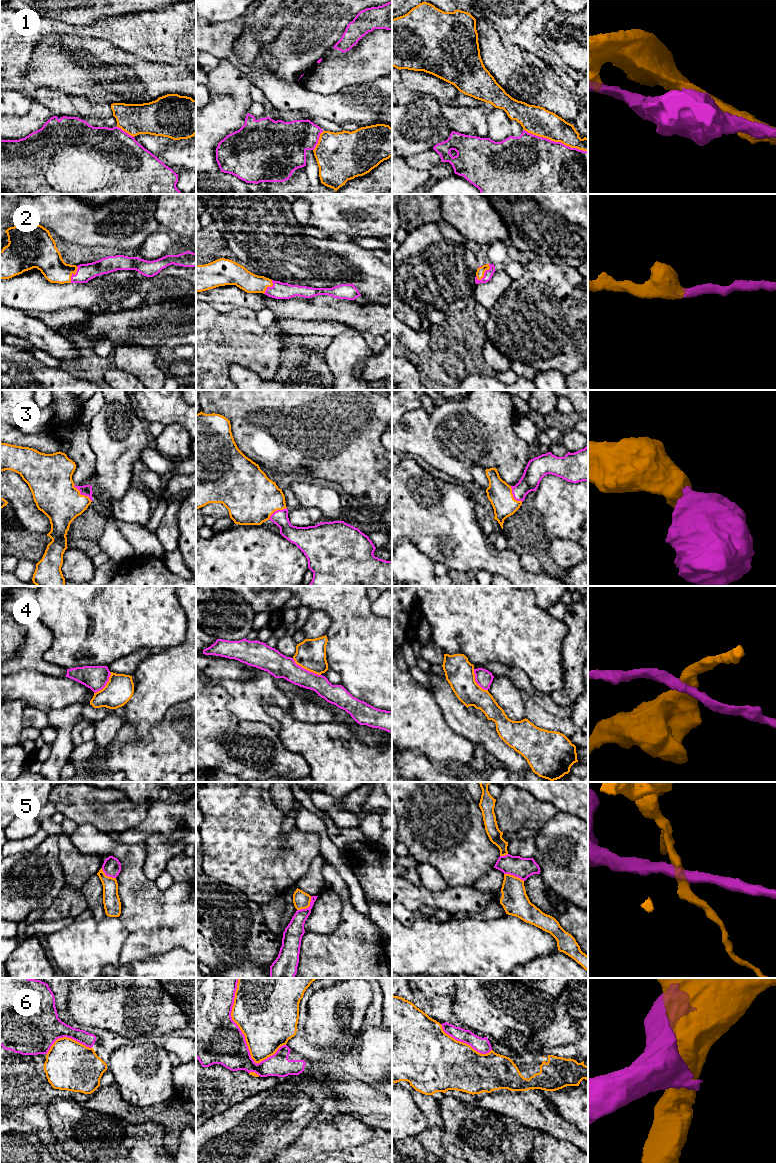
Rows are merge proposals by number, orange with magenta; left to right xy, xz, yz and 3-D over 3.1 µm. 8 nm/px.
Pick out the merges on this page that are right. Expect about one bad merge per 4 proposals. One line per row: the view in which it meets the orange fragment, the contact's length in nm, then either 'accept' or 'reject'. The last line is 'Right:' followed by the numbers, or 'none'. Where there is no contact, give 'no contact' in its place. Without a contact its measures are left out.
1: yz | 550 nm | reject
2: yz | 160 nm | accept
3: xy | 200 nm | accept
4: xz | 280 nm | reject
5: xz | 170 nm | reject
6: xz | 700 nm | reject
Right: 2, 3

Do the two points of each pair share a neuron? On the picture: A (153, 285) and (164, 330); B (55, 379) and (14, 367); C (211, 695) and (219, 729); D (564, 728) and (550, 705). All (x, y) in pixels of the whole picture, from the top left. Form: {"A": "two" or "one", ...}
{"A": "two", "B": "one", "C": "one", "D": "two"}

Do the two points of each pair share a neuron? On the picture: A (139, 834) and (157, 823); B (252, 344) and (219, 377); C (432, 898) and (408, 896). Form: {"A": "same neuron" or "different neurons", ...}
{"A": "same neuron", "B": "same neuron", "C": "same neuron"}

